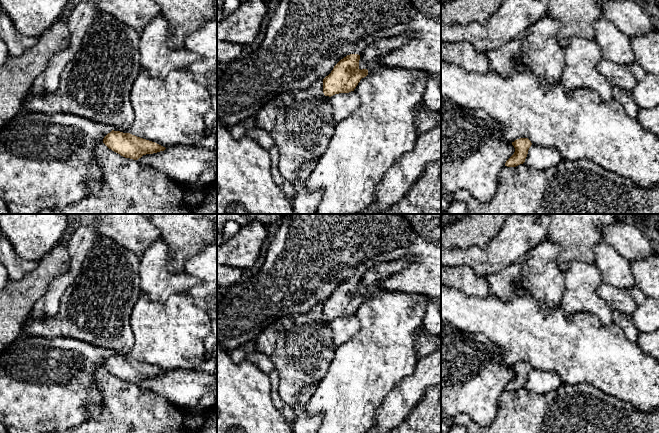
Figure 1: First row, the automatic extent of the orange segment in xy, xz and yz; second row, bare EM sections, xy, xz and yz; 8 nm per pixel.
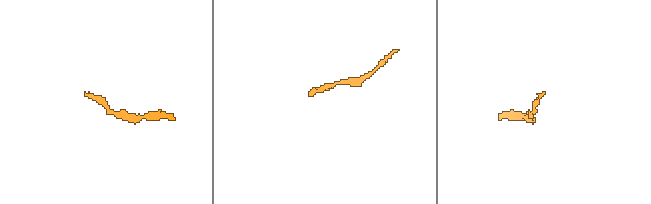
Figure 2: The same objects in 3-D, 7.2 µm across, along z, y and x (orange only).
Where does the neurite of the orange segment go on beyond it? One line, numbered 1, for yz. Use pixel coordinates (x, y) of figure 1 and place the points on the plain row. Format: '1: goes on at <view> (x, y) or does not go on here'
1: does not go on here

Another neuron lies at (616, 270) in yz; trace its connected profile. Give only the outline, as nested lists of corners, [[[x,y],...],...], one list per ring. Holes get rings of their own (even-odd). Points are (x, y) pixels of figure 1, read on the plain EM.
[[[601,241],[593,248],[594,265],[603,275],[604,283],[617,288],[630,289],[635,286],[631,262]]]

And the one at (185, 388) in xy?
[[[177,369],[164,375],[143,379],[137,384],[141,389],[164,397],[177,407],[190,409],[214,390],[217,375],[195,369]]]

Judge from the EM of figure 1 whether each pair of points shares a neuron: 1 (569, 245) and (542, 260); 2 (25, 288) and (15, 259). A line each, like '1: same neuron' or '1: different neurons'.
1: different neurons
2: different neurons

